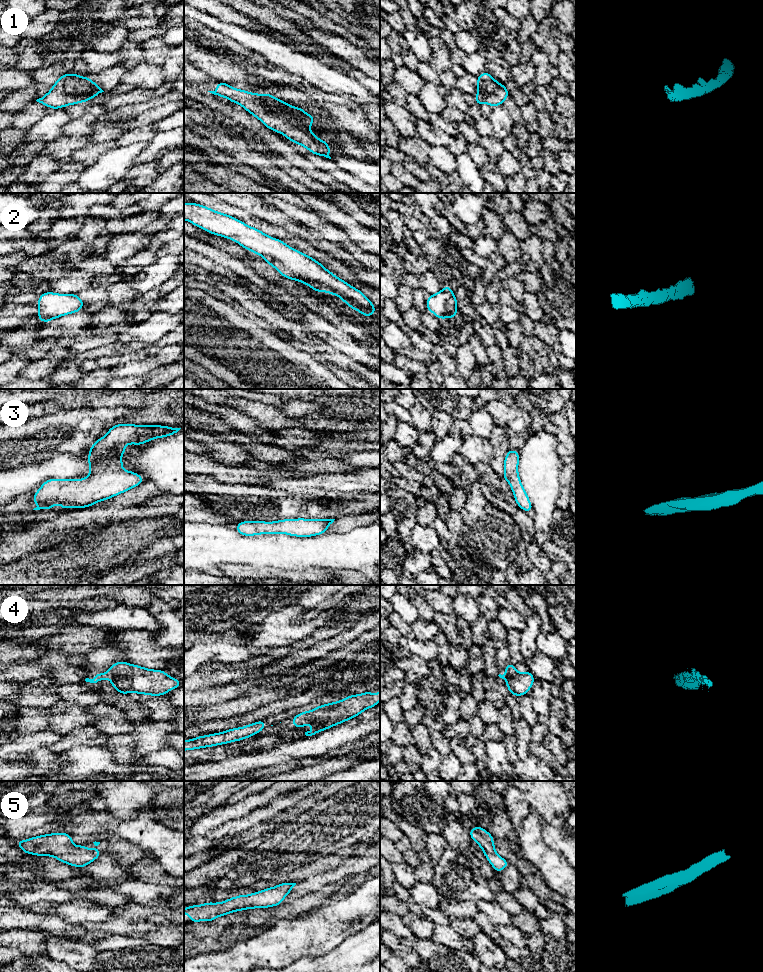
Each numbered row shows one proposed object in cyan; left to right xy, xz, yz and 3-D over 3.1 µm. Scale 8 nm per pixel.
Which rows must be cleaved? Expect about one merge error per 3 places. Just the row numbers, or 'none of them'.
4

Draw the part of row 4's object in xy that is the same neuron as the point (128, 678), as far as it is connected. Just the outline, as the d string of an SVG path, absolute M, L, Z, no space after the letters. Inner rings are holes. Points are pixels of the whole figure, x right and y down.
M123 661L112 664L109 672L114 675L109 686L121 694L135 692L141 695L166 695L169 689L174 690L182 684L163 670L147 669Z

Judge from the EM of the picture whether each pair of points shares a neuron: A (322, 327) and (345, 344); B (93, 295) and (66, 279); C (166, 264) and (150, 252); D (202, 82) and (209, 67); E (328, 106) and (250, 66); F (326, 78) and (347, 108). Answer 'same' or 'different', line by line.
A: same
B: different
C: different
D: different
E: same
F: different

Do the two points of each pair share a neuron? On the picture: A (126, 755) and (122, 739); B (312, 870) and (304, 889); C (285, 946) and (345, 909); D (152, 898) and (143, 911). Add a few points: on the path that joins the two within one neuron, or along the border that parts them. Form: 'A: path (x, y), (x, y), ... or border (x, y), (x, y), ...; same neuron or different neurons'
A: path (123, 751), (122, 743); same neuron
B: border (331, 869), (296, 883); different neurons
C: path (300, 937), (313, 934), (330, 924); same neuron
D: border (129, 900), (148, 906), (162, 905); different neurons

